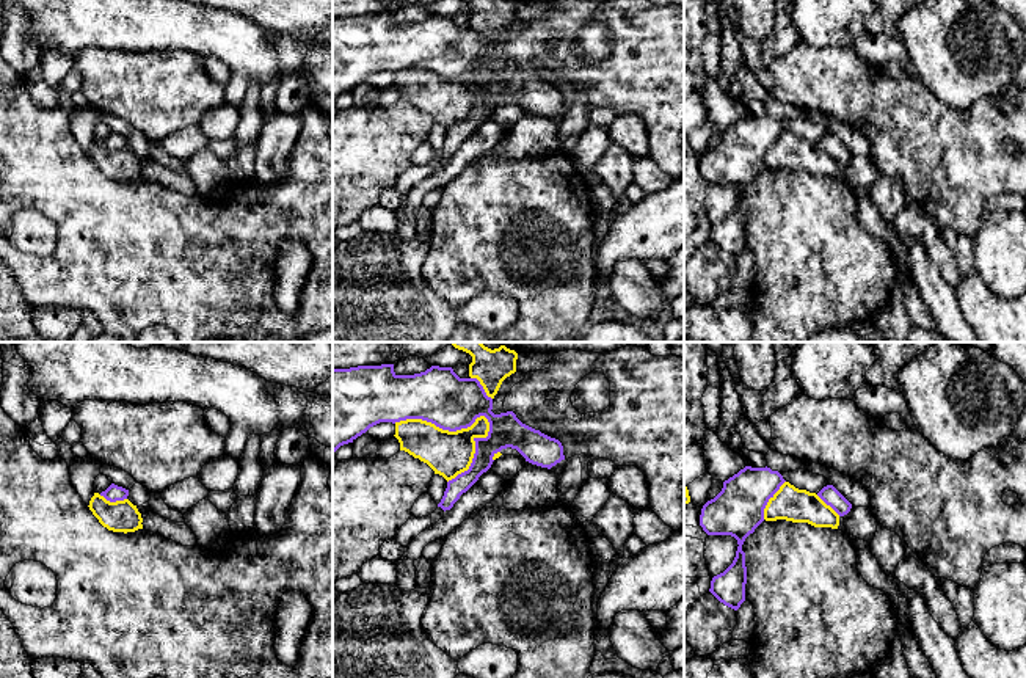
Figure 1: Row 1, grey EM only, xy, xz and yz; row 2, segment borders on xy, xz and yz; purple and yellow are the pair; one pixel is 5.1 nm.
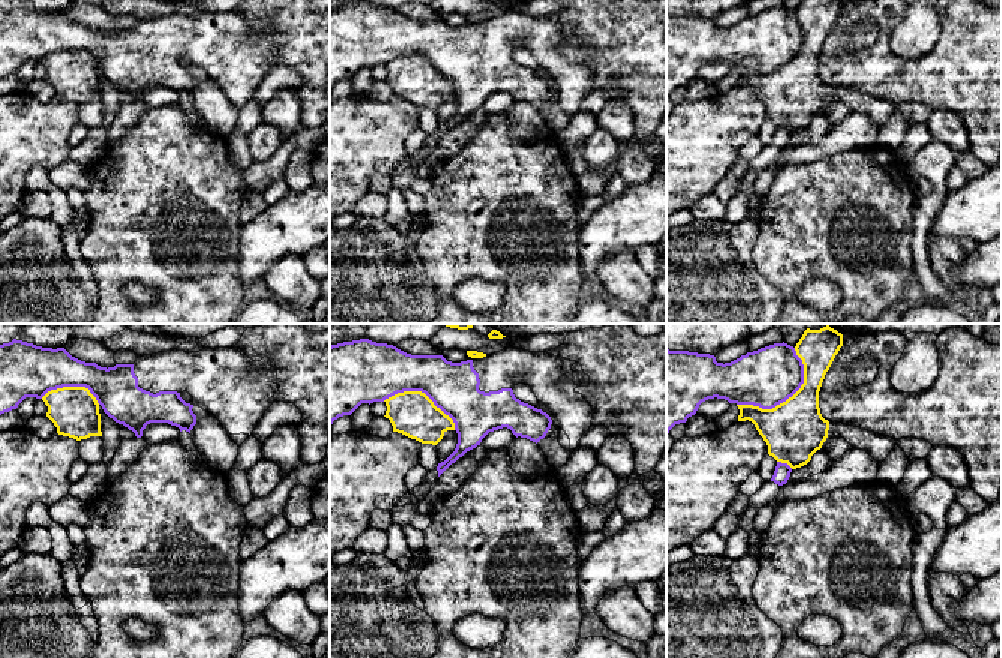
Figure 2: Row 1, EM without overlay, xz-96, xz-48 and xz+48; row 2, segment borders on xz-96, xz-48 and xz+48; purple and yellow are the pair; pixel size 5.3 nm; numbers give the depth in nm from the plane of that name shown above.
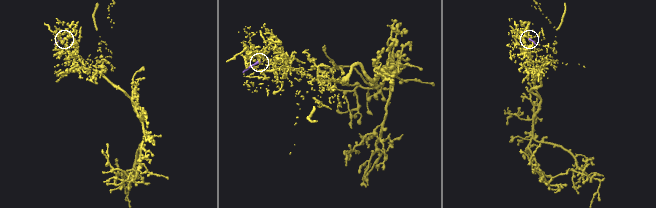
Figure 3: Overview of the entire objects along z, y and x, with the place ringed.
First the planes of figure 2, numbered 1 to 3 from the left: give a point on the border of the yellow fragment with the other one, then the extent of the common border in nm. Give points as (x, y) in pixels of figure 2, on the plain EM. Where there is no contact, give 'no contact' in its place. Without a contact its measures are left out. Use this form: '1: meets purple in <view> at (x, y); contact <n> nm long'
1: meets purple in xz-96 at (72, 50); contact 320 nm long
2: meets purple in xz-48 at (422, 56); contact 420 nm long
3: meets purple in xz+48 at (788, 62); contact 440 nm long

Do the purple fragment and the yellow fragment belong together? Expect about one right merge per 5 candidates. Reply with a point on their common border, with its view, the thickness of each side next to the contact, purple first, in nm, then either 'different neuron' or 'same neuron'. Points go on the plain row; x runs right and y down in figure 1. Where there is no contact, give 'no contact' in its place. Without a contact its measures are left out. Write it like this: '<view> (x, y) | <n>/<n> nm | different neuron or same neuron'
xz (446, 77) | 280/220 nm | different neuron

